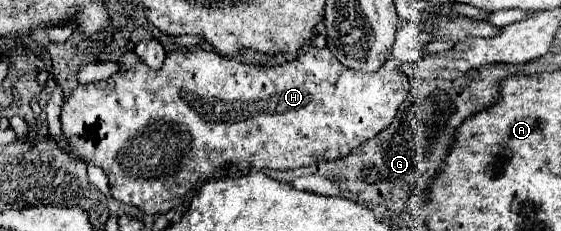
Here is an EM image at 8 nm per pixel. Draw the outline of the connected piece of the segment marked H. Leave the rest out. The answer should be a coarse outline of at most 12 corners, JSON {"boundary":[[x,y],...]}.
{"boundary":[[434,18],[357,73],[169,51],[77,85],[61,133],[167,213],[207,177],[335,161],[391,125],[399,65],[497,27]]}

